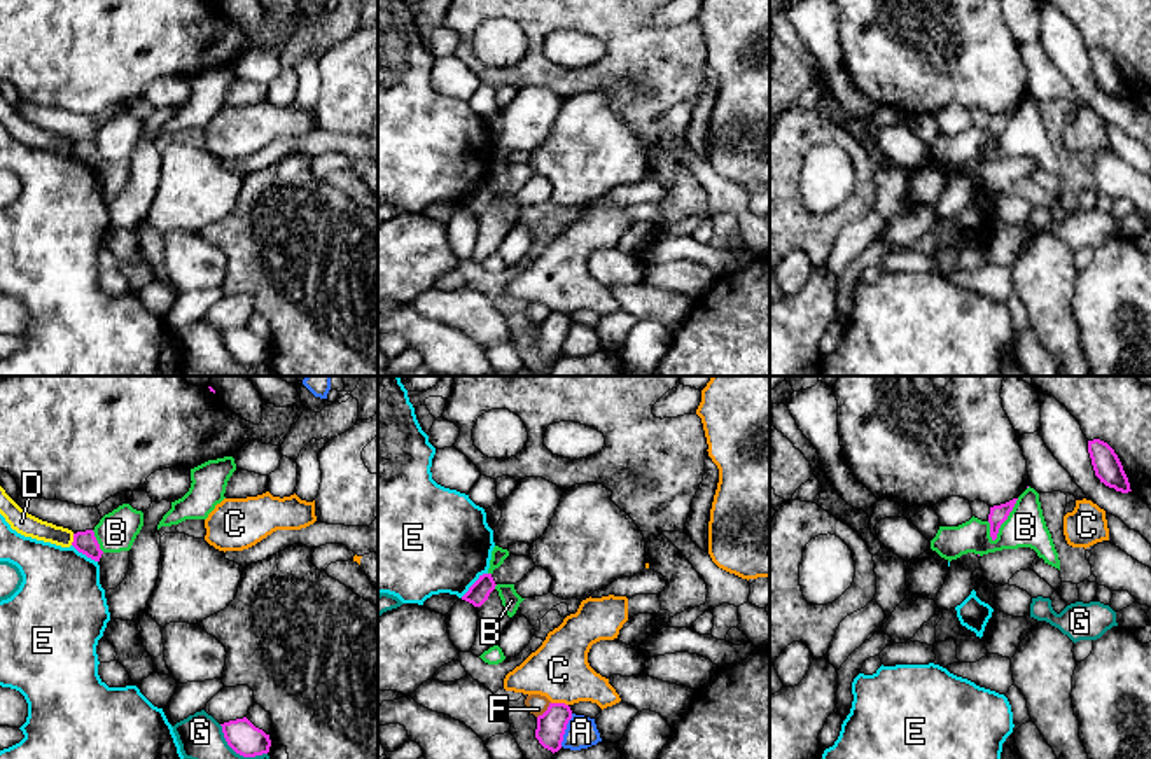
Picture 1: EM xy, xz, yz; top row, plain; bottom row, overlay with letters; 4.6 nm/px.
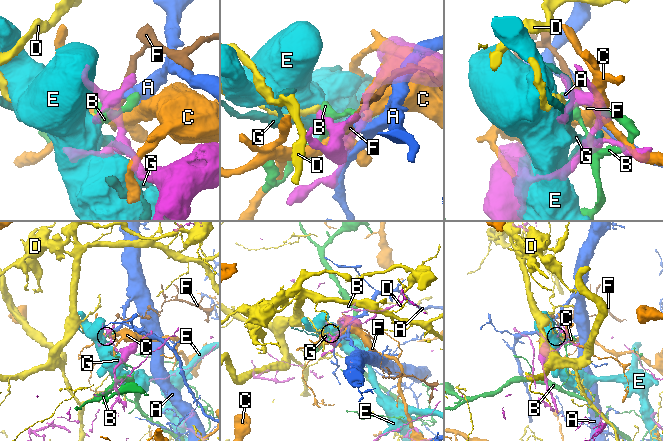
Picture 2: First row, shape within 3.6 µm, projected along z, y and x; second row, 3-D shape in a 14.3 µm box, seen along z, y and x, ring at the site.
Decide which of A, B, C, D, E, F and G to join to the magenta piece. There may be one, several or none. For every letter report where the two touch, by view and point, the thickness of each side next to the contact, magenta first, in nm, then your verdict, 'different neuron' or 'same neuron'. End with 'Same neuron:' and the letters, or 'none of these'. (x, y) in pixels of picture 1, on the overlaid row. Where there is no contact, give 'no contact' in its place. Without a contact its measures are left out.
A: contact xz (565, 728); calibres 140 and 150 nm; different neuron
B: contact yz (1006, 518); calibres 80 and 190 nm; different neuron
C: contact xz (560, 703); calibres 140 and 280 nm; different neuron
D: contact xy (74, 539); calibres 100 and 100 nm; different neuron
E: contact xz (473, 584); calibres 100 and 460 nm; different neuron
F: contact xz (546, 710); calibres 140 and 90 nm; different neuron
G: contact xy (238, 752); calibres 150 and 200 nm; different neuron
Same neuron: none of these

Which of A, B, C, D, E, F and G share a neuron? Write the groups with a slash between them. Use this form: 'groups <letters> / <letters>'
groups A / B / C / D / E / F / G

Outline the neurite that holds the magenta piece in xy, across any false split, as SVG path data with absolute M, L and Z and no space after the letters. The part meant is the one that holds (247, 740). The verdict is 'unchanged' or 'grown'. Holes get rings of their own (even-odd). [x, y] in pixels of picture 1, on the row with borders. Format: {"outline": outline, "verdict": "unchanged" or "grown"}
{"outline": "M247 717L220 724L227 745L243 757L255 757L269 752L271 740Z", "verdict": "unchanged"}

